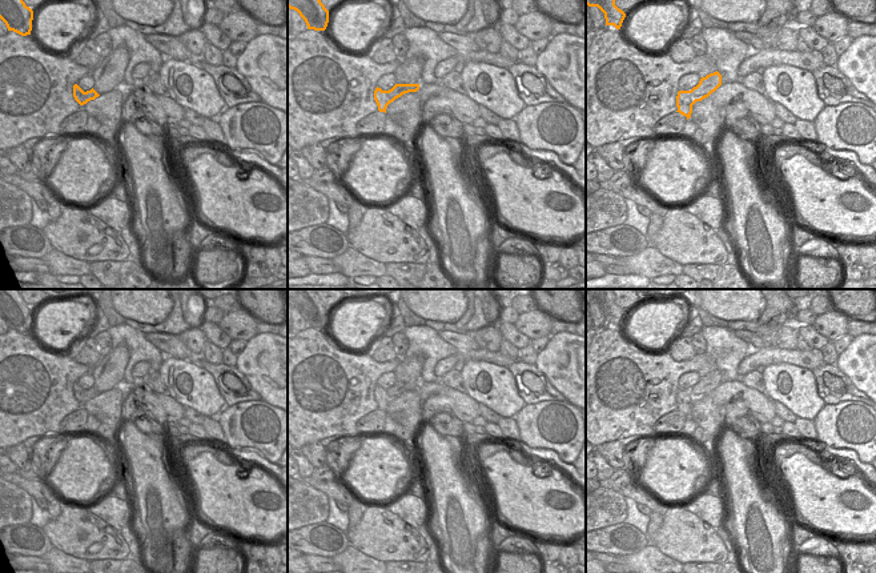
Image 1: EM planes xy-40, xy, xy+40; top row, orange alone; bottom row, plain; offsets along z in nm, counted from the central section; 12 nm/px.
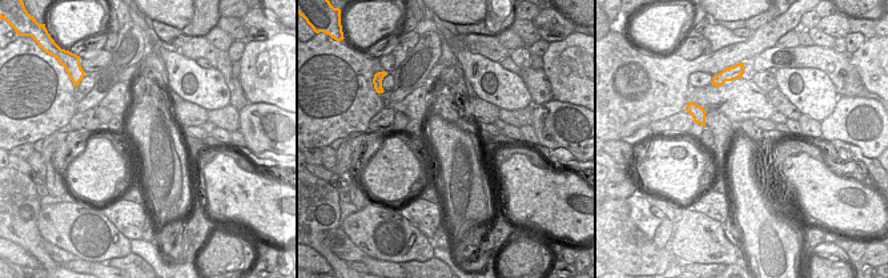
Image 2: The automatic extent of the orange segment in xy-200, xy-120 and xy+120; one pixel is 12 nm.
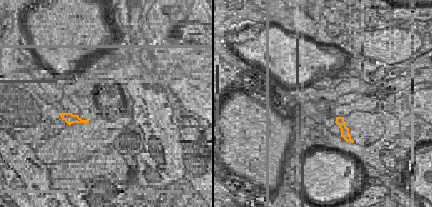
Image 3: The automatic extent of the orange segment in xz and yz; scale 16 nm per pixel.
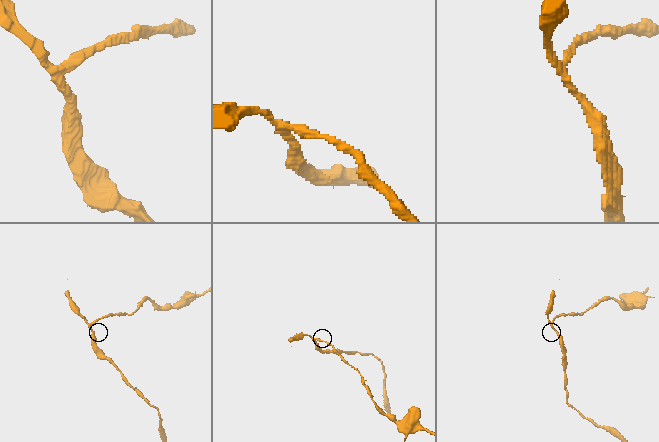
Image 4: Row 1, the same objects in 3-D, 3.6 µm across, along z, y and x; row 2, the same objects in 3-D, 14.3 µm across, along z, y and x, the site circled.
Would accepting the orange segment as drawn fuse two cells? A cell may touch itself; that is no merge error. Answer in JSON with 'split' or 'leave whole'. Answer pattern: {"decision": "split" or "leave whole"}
{"decision": "split"}

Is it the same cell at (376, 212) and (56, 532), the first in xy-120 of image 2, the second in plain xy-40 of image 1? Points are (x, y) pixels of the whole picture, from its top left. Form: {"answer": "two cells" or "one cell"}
{"answer": "one cell"}

